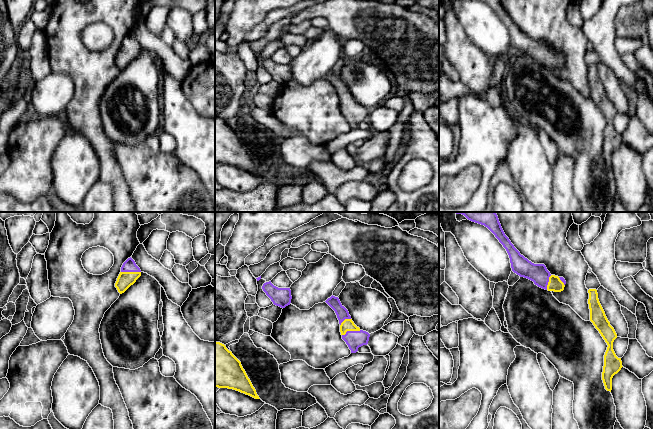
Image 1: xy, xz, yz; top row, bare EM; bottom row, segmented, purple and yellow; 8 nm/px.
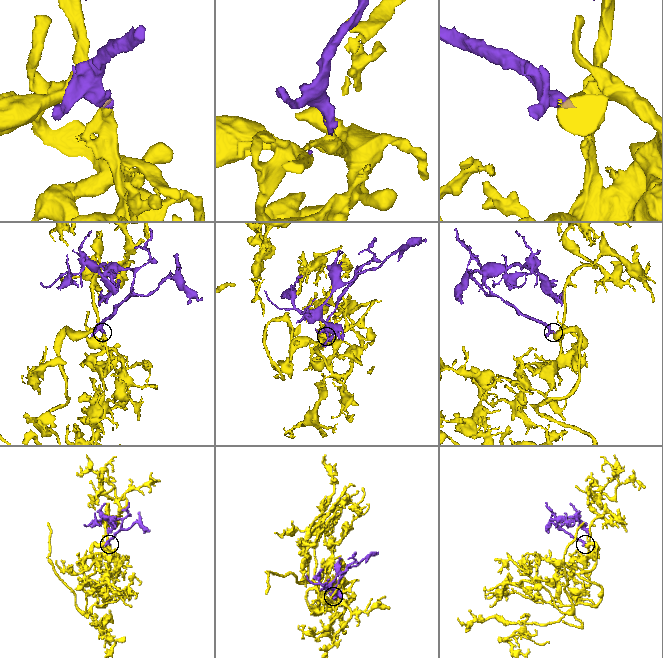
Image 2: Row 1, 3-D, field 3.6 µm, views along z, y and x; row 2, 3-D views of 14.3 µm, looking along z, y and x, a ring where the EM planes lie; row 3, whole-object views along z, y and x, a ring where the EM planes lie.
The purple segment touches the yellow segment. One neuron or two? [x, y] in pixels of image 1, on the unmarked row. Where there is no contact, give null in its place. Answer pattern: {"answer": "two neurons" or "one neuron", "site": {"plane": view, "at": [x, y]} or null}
{"answer": "one neuron", "site": {"plane": "xy", "at": [131, 47]}}

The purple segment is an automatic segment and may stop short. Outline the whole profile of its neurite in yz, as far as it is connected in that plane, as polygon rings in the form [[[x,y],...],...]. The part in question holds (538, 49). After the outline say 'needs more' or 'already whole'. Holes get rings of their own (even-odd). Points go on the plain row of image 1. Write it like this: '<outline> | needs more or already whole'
[[[501,0],[481,1],[487,3],[506,25],[514,49],[533,57],[535,61],[542,65],[554,68],[561,68],[564,66],[566,60],[565,55],[563,53],[551,51],[544,40],[534,40],[521,31],[505,11]]] | needs more

